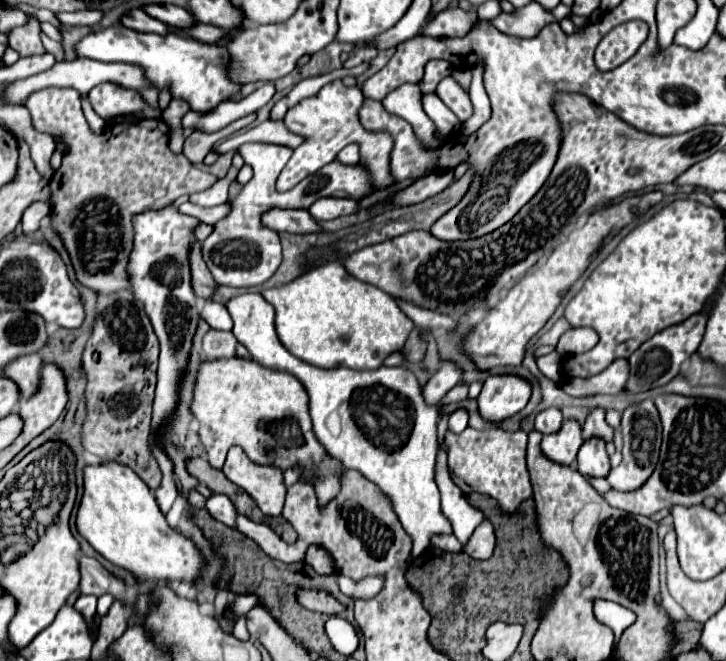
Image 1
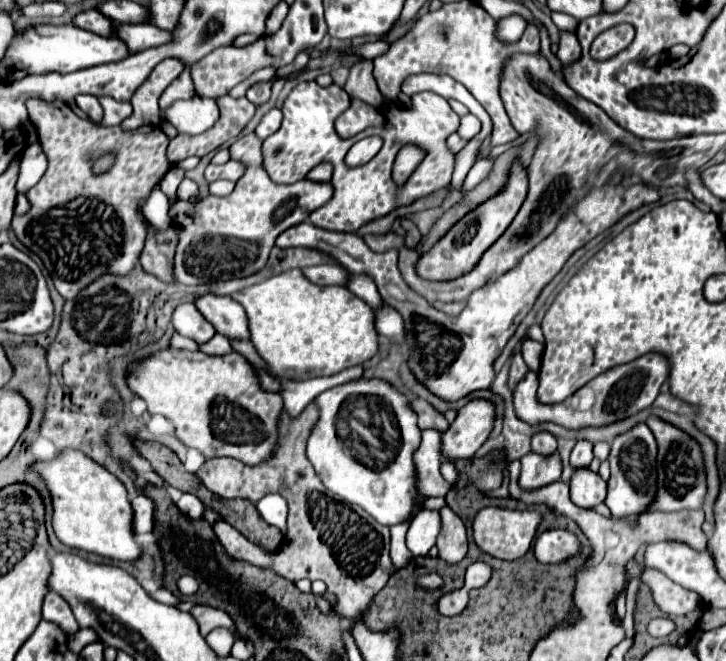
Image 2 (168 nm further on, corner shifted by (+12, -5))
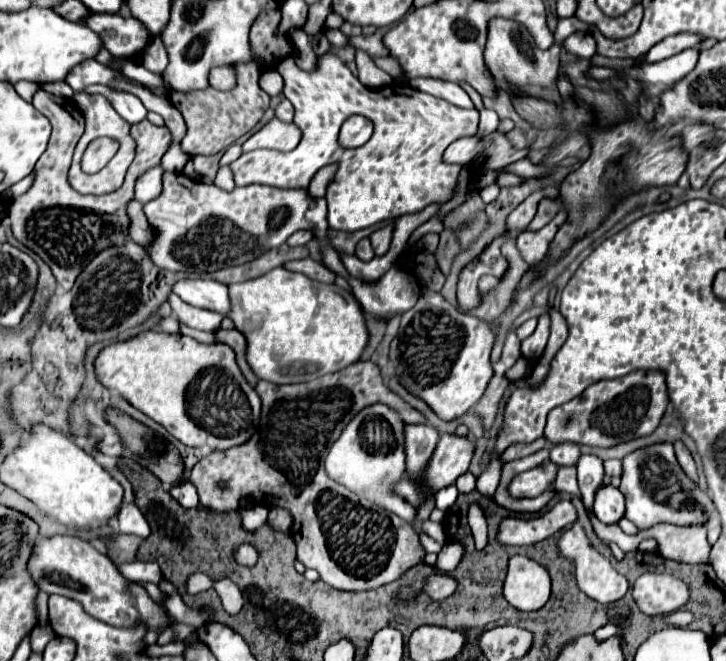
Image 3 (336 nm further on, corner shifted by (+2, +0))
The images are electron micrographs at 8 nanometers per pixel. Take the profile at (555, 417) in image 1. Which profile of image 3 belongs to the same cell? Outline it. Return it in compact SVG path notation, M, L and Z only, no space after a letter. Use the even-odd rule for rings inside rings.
M562 443L562 445L556 445L550 449L550 461L560 465L560 467L572 467L578 463L578 457L580 457L580 447L578 445L572 445L572 443Z

